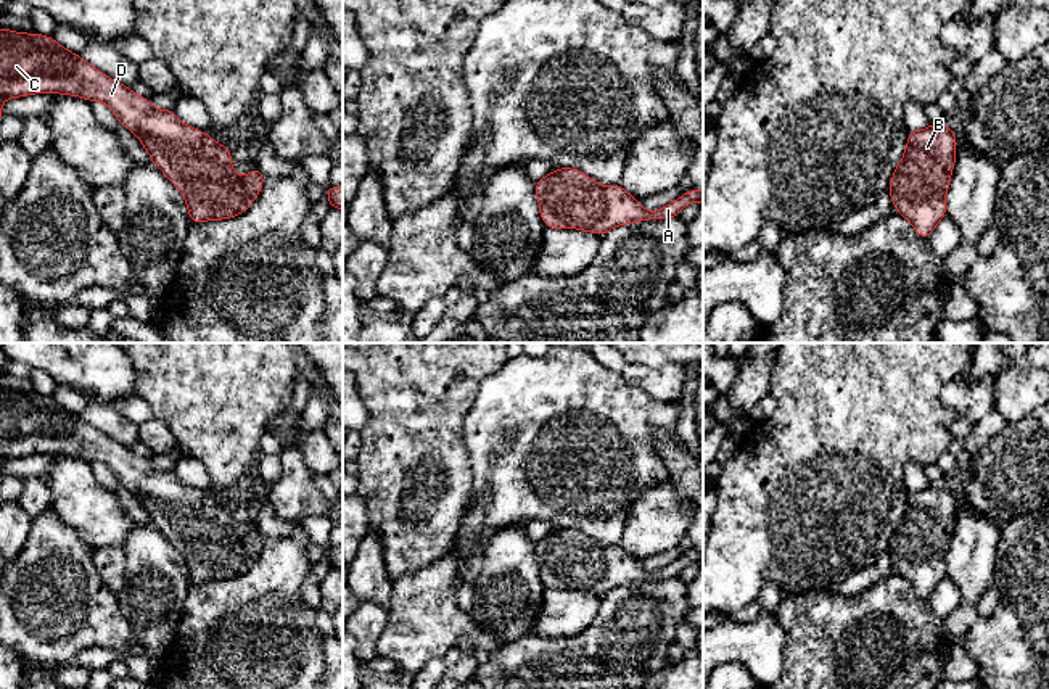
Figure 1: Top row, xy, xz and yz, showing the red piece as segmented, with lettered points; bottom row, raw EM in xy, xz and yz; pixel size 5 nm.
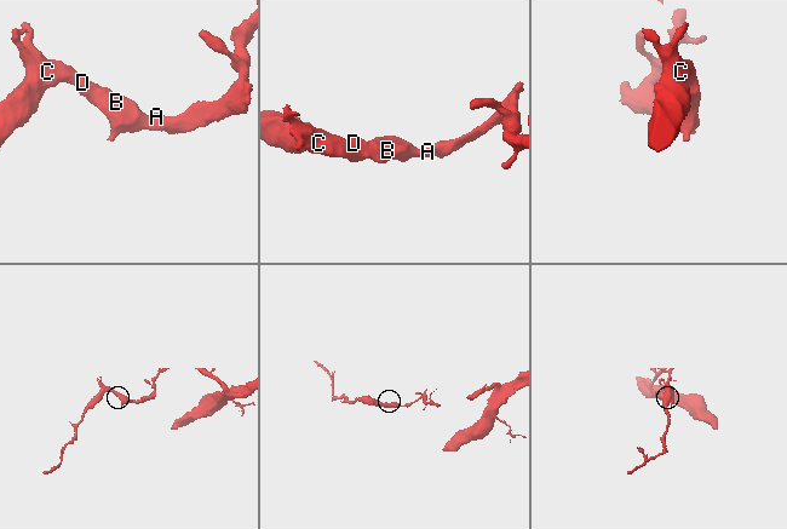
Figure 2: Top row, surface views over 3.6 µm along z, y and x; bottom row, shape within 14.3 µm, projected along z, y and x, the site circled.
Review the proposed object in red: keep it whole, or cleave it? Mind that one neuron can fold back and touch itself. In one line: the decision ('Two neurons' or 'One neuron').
One neuron

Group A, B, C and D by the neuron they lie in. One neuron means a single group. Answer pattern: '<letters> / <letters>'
A B C D

